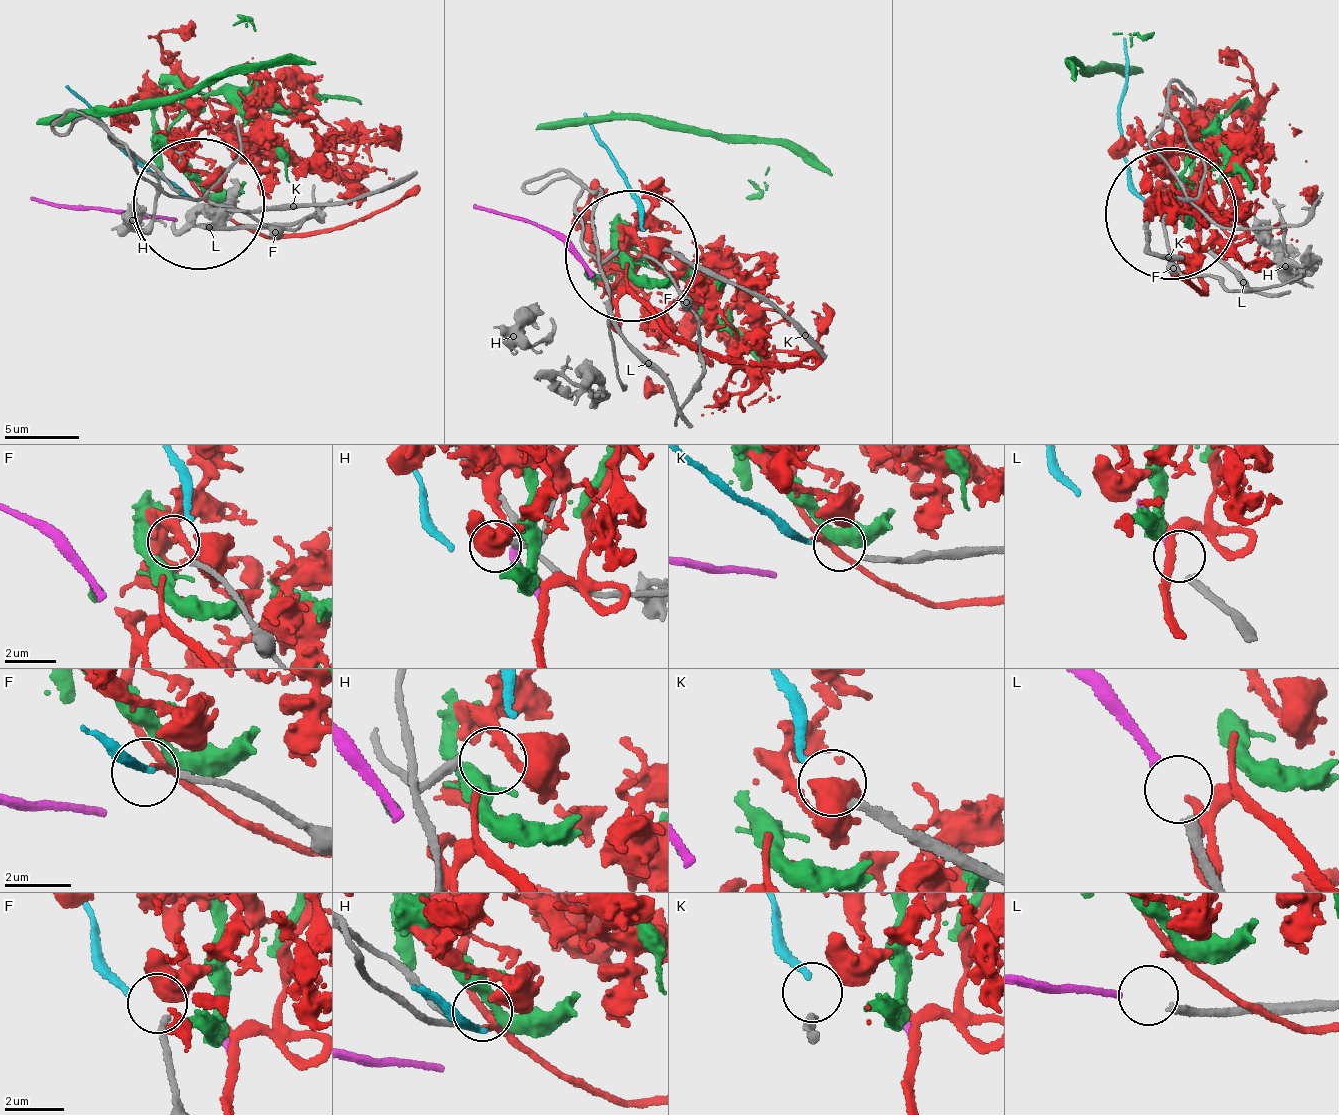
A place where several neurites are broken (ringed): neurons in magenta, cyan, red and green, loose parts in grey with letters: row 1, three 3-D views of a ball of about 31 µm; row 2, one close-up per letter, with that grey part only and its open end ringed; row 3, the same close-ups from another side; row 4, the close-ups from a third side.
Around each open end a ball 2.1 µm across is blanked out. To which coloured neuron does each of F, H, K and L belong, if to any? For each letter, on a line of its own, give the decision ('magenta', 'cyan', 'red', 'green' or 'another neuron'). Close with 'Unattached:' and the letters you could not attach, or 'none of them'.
F: another neuron
H: red
K: cyan
L: magenta
Unattached: F

